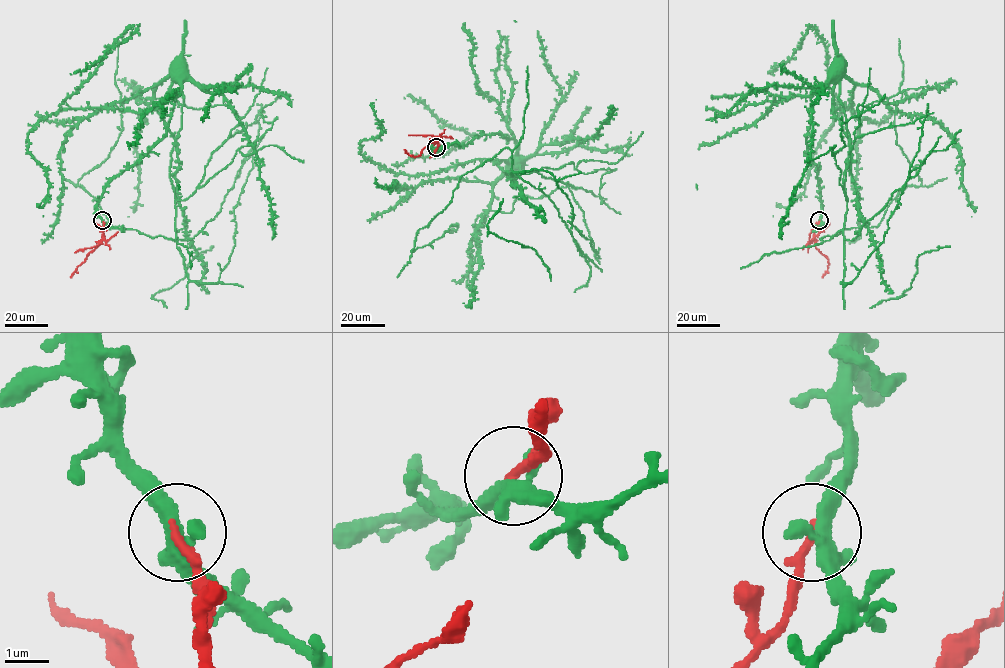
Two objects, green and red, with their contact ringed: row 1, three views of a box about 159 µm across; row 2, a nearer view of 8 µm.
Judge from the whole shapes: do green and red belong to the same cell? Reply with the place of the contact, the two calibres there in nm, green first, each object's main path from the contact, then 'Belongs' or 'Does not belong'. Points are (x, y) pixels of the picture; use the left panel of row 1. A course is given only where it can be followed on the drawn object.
Place: (102, 220). Thickness 400 nm (green) against 200 nm. Course of green: (102, 220), (97, 202), (105, 186), (133, 166), (166, 133), (180, 88), (182, 70). Course of red: (102, 220), (102, 239), (71, 277). Does not belong

